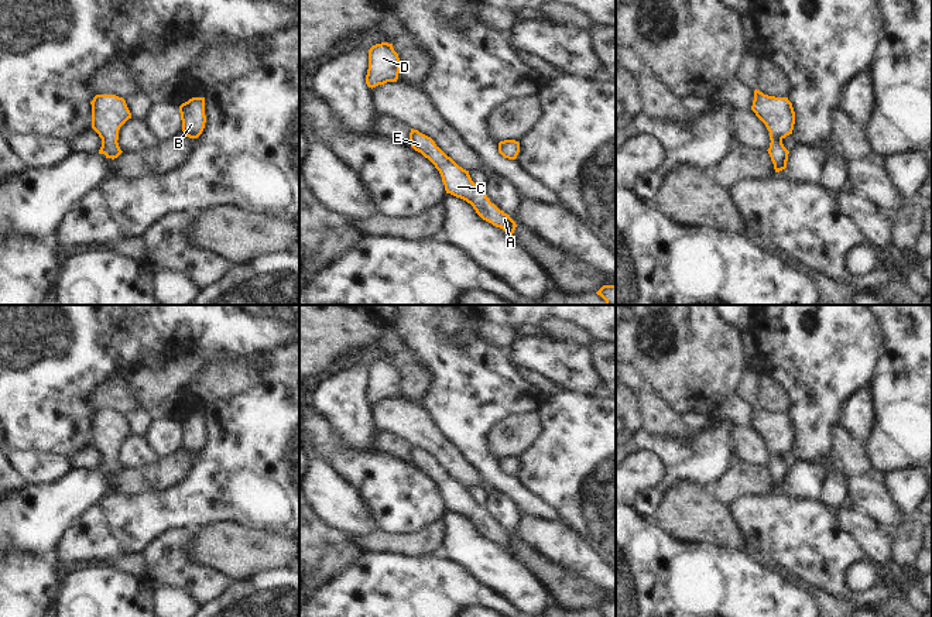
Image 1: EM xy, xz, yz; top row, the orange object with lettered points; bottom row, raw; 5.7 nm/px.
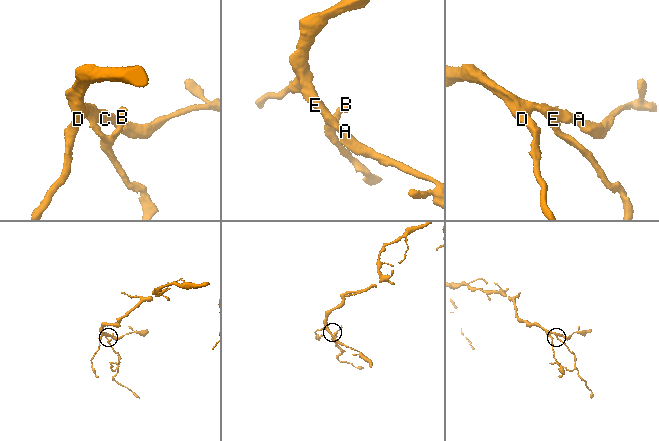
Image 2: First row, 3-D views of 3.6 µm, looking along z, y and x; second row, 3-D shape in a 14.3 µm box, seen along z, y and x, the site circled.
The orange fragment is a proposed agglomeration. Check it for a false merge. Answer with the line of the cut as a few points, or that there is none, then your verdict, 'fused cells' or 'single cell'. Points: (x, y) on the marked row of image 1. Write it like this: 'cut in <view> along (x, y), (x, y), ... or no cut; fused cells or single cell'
no cut; single cell

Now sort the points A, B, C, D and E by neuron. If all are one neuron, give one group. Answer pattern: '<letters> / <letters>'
A B C D E

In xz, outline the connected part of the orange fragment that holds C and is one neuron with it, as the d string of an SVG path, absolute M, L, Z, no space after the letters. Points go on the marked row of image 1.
M411 128L410 141L411 147L428 158L439 171L446 193L466 200L483 220L503 229L513 237L517 227L515 222L490 202L487 195L472 181L469 171L459 167L431 137L418 130Z

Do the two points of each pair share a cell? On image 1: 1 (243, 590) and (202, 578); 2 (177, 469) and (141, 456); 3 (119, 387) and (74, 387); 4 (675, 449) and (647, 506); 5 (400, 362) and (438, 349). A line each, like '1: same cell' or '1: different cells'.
1: different cells
2: different cells
3: different cells
4: same cell
5: different cells

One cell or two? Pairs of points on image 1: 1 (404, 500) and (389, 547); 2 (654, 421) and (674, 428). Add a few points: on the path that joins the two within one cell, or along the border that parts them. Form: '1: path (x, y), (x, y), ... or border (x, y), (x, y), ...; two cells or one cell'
1: border (425, 527), (414, 532), (379, 531); two cells
2: path (658, 421), (670, 425); one cell

